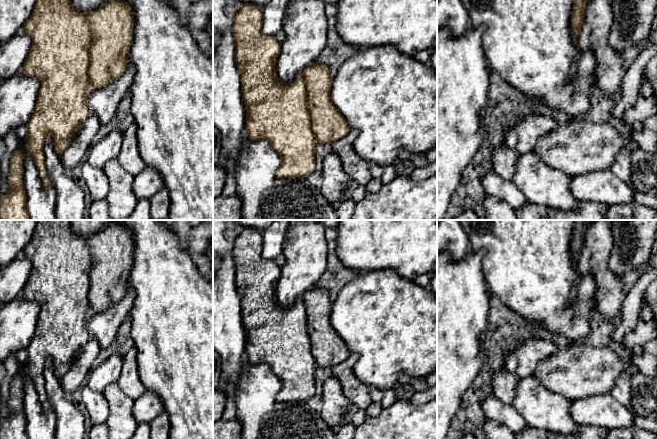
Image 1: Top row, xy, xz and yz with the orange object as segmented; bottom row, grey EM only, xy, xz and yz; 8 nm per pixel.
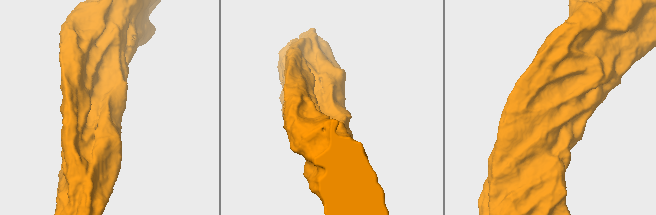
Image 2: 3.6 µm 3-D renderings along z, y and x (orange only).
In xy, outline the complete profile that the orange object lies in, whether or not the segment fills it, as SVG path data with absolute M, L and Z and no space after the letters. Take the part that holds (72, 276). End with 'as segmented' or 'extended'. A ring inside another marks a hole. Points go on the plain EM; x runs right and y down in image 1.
M37 220L34 234L22 251L22 255L32 263L32 268L21 296L28 301L38 302L41 308L35 335L26 348L28 357L24 365L45 411L51 408L44 386L46 360L49 358L53 362L58 379L66 374L83 346L90 340L87 330L89 315L107 310L124 298L133 263L132 232L119 220L89 237L77 235L71 228L71 222L72 220Z | as segmented

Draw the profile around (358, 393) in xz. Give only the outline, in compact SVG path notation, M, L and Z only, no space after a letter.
M350 352L349 356L342 362L331 367L333 376L341 384L343 394L350 404L357 406L361 410L366 410L372 403L370 397L370 387L361 382L354 374L354 365L359 355Z

